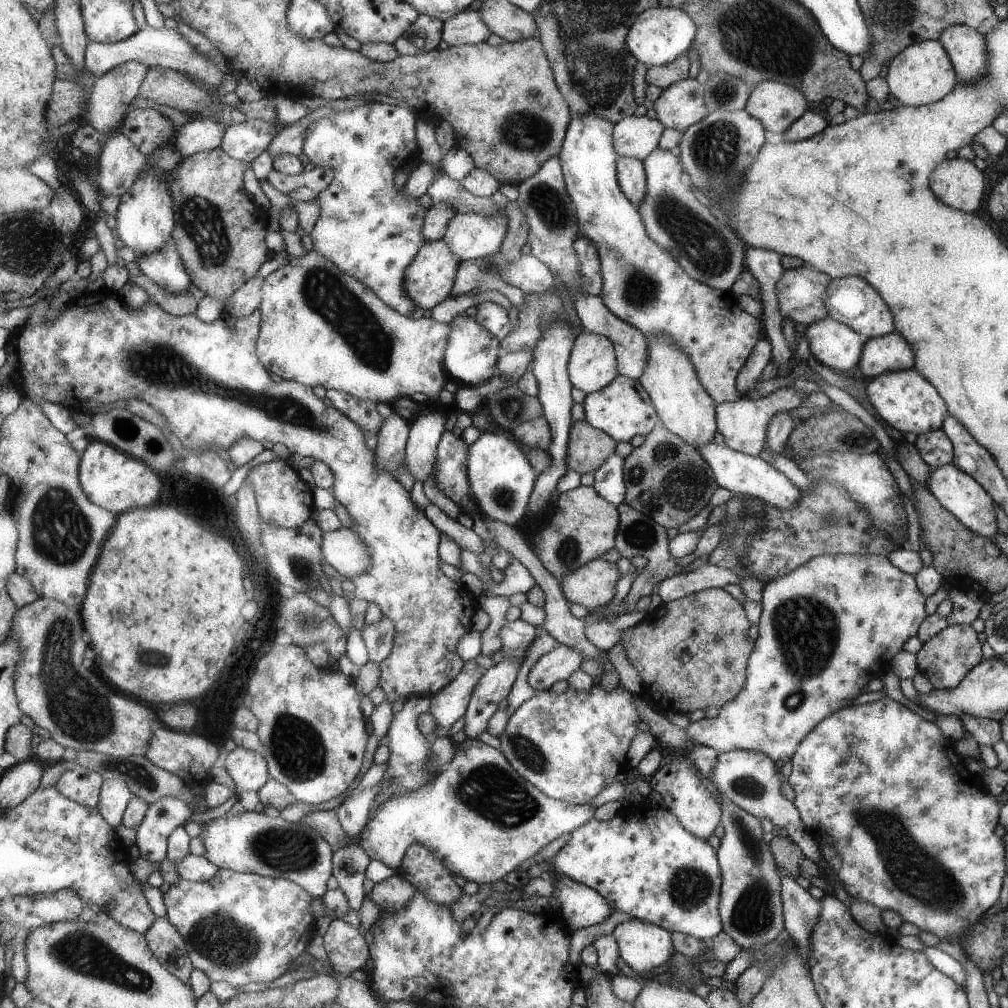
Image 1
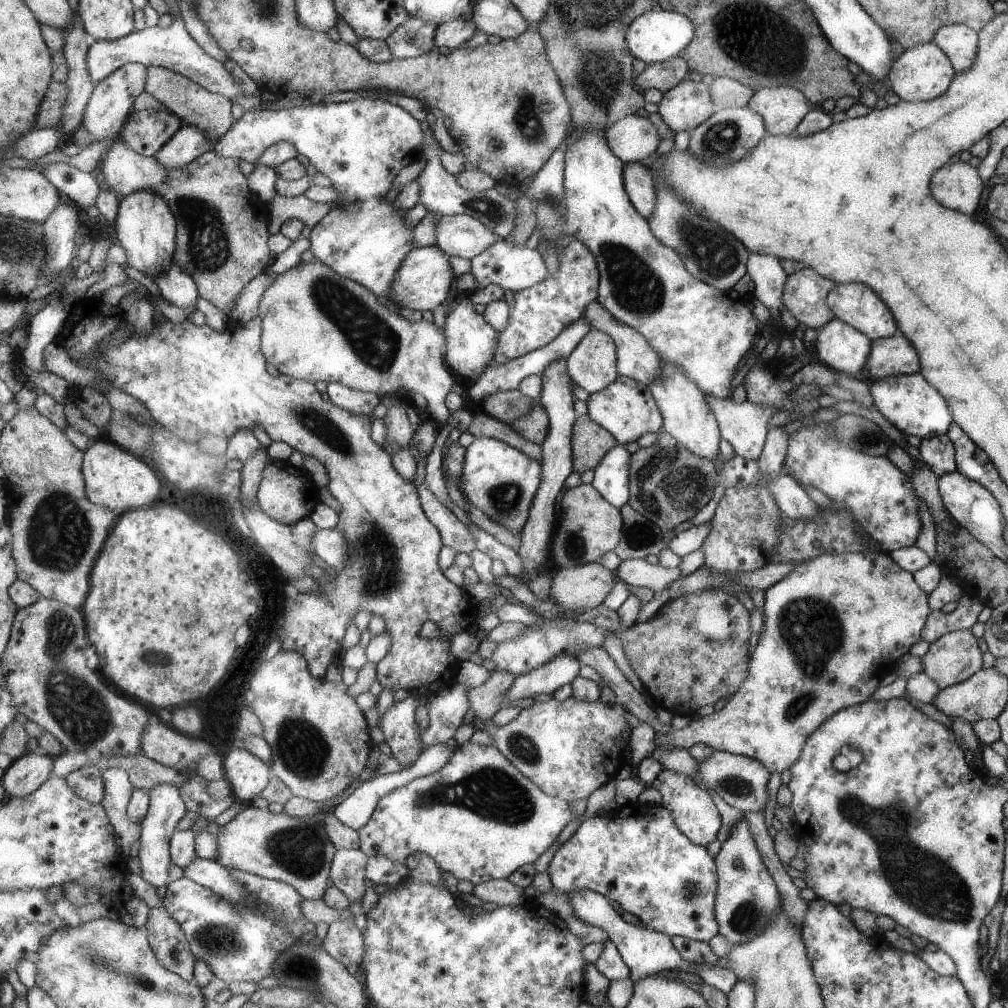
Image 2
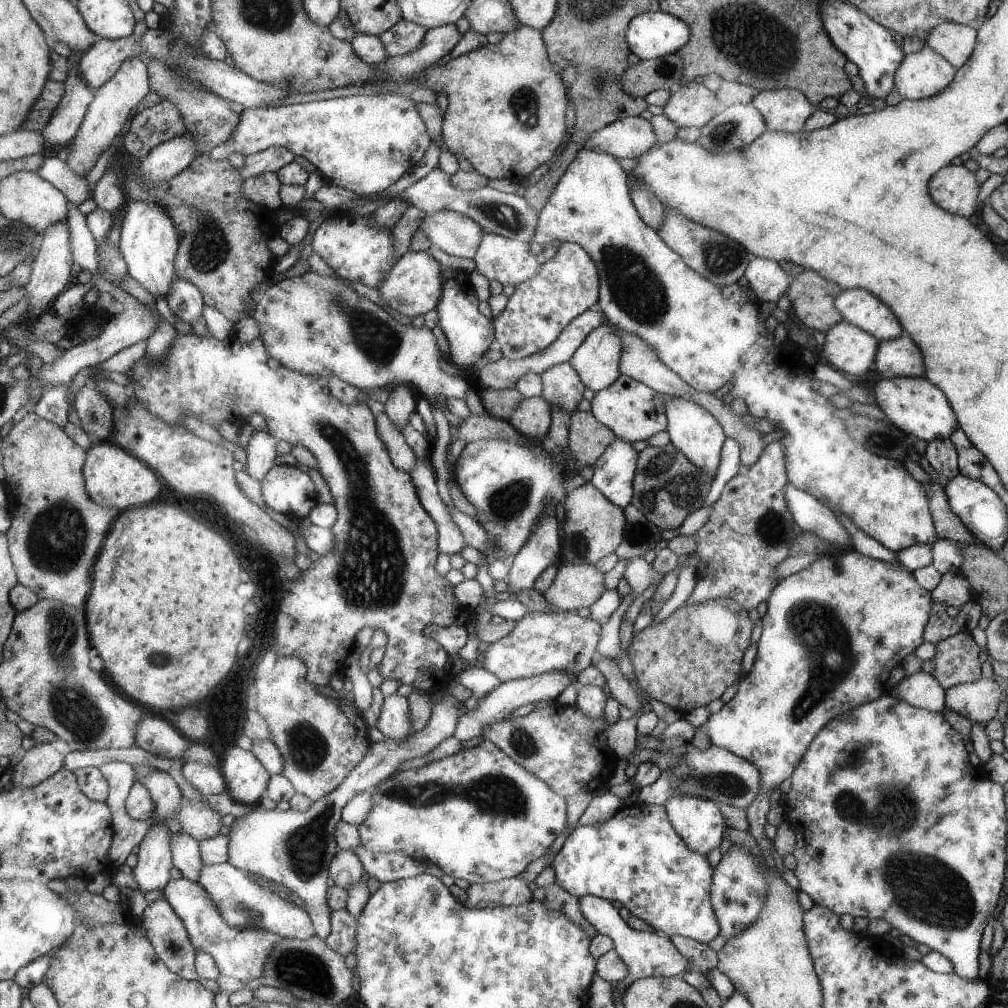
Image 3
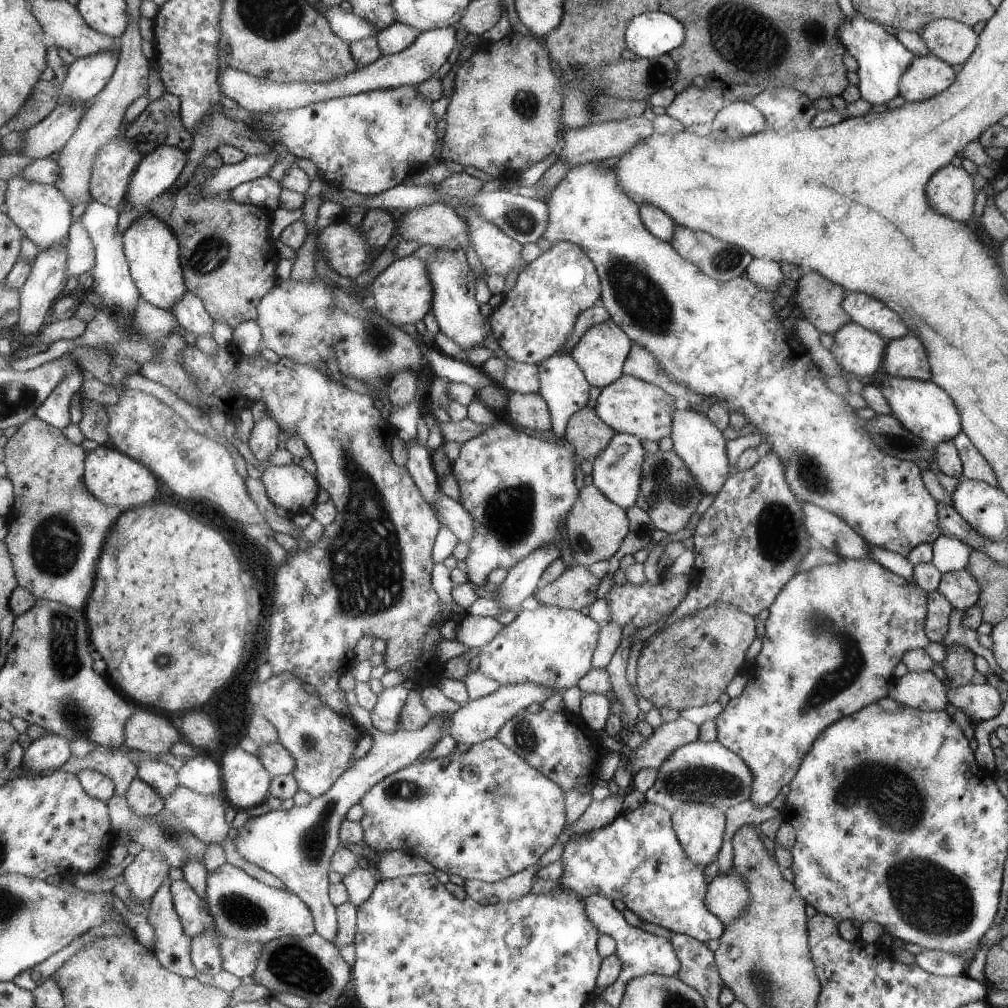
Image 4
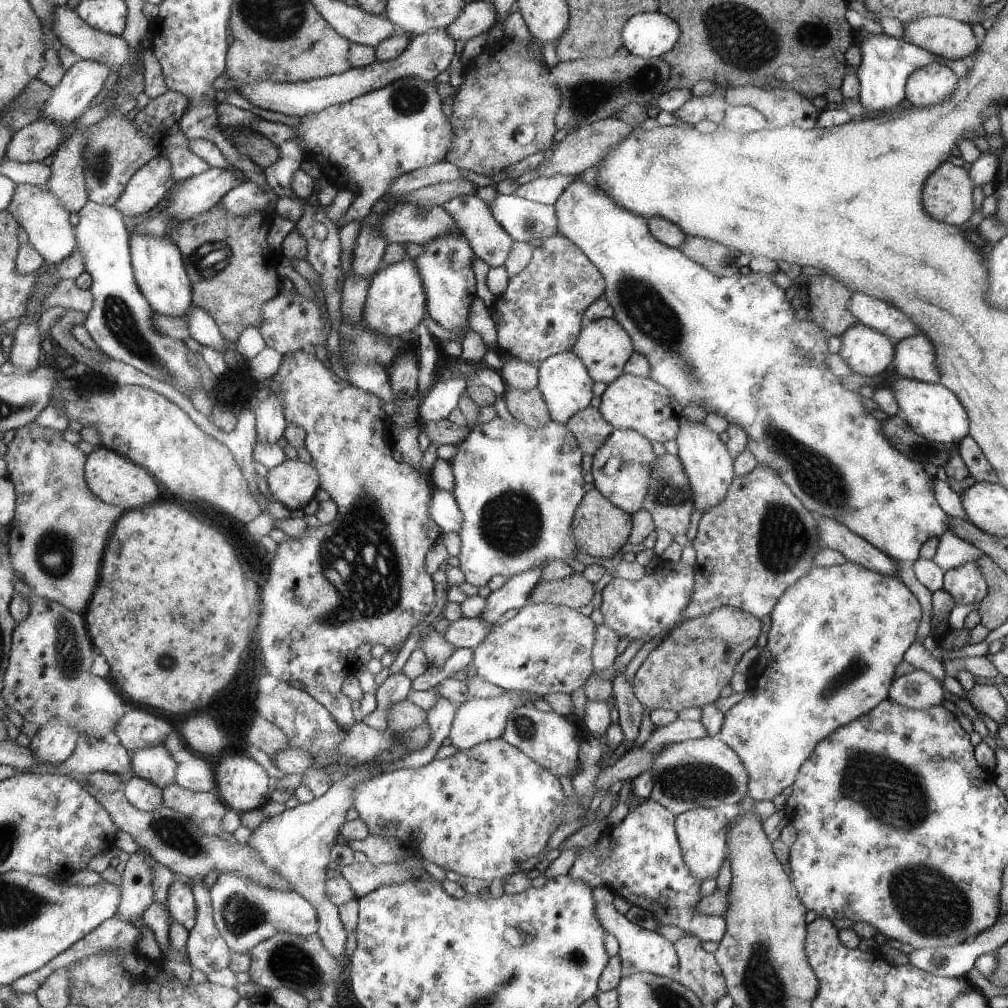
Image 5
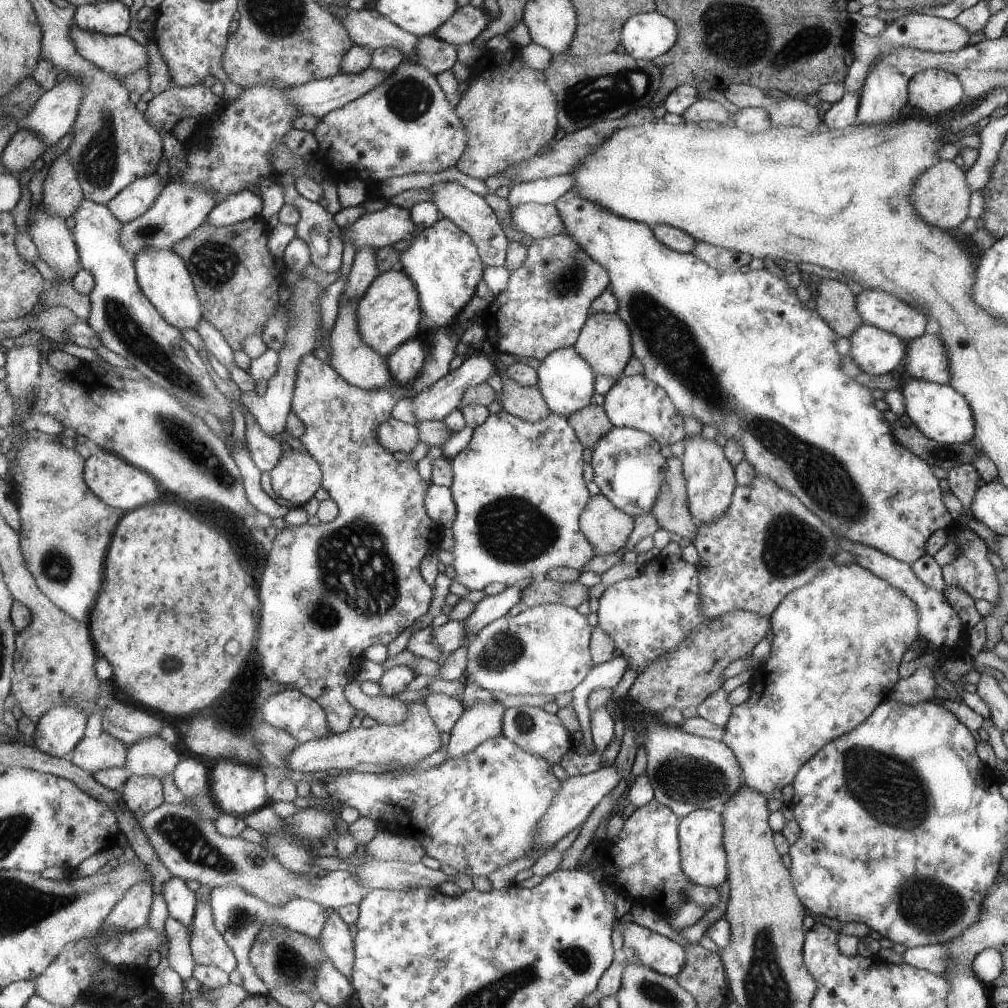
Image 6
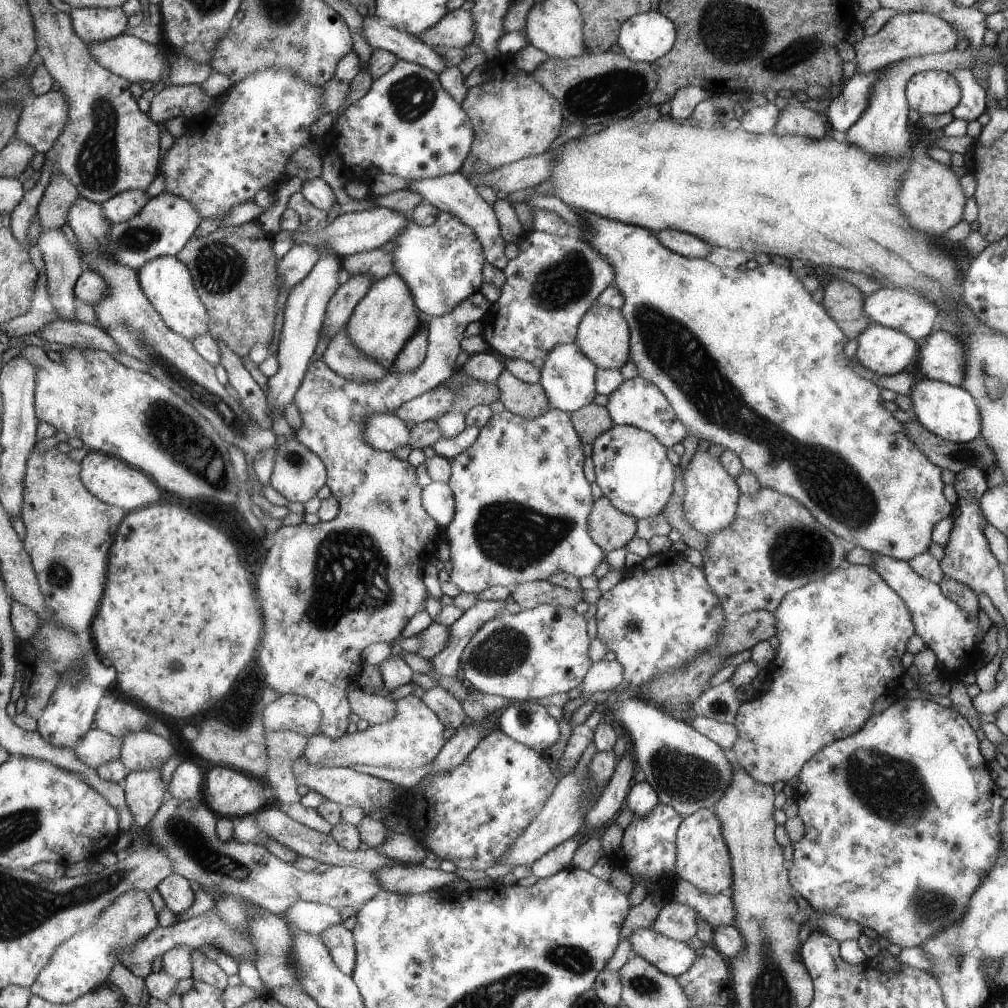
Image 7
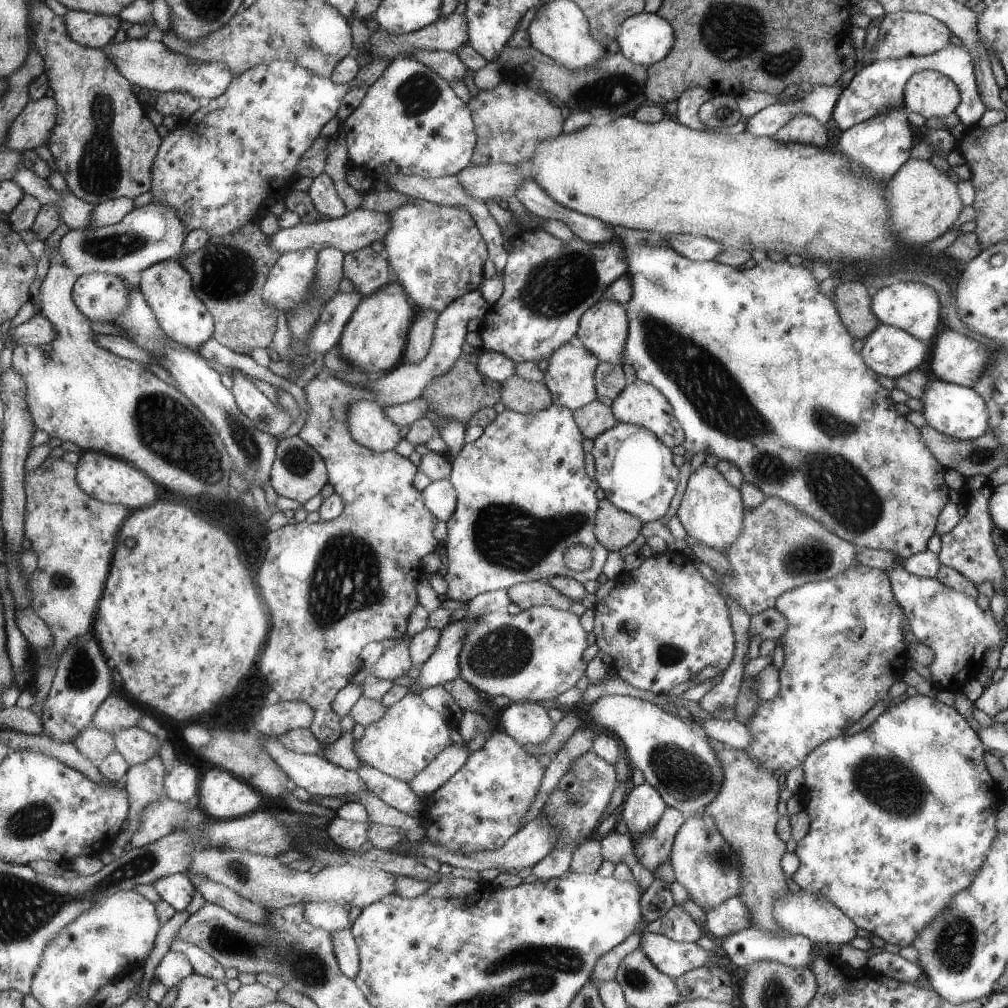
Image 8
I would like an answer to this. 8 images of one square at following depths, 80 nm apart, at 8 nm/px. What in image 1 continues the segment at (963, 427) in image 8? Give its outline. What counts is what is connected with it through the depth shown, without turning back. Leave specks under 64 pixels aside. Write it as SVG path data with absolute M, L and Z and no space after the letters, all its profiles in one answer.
M913 367L905 370L882 372L869 379L864 392L876 412L876 418L893 433L903 435L913 432L916 436L928 430L939 429L947 416L946 403L939 398L938 391Z

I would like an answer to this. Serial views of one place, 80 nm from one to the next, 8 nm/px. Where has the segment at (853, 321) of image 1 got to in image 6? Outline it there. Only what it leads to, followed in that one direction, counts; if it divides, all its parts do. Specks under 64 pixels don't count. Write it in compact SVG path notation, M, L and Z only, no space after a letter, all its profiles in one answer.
M879 290L857 293L862 325L870 325L898 335L907 342L918 338L925 328L925 312L893 294Z

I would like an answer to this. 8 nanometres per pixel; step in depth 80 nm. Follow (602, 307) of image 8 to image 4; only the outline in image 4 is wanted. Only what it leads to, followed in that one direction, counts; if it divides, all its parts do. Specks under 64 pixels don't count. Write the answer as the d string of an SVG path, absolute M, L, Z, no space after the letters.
M607 320L590 326L569 353L571 358L582 368L582 373L590 386L602 389L622 376L621 366L630 346L630 338L624 330L615 326L614 322Z

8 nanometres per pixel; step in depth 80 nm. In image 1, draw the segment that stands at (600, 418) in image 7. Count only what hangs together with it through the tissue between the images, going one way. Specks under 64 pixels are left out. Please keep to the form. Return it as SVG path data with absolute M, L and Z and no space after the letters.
M585 419L575 421L569 427L565 464L577 474L597 470L615 448L615 439L592 427Z

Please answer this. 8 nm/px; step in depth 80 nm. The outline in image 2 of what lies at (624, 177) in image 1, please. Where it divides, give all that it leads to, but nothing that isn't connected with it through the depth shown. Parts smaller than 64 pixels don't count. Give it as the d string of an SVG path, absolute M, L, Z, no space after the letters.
M646 162L625 164L625 190L630 203L643 219L649 218L655 208L655 190L652 174Z

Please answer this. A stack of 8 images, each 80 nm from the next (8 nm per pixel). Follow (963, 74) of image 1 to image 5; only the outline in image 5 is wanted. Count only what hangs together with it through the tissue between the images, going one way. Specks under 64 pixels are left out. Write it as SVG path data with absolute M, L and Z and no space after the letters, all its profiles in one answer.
M923 16L901 24L901 42L924 49L942 60L964 60L978 46L972 26L945 16Z

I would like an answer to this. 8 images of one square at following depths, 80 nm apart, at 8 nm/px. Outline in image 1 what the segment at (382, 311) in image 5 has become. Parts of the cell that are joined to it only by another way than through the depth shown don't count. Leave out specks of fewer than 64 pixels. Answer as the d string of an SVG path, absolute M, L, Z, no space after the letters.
M445 239L429 241L419 251L415 260L410 264L406 272L406 291L408 295L424 309L431 309L452 296L452 290L462 259L457 256Z

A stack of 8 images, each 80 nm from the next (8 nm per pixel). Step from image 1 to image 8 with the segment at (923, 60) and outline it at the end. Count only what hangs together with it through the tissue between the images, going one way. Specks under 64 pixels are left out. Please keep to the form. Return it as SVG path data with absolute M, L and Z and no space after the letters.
M923 70L909 78L904 100L907 112L915 112L925 120L943 118L958 108L961 92L946 75Z

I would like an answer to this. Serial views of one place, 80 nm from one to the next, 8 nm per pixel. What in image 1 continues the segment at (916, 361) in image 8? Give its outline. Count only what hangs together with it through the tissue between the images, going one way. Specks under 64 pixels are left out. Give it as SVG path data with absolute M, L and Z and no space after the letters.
M828 316L812 322L803 333L817 362L842 372L857 366L867 338Z

